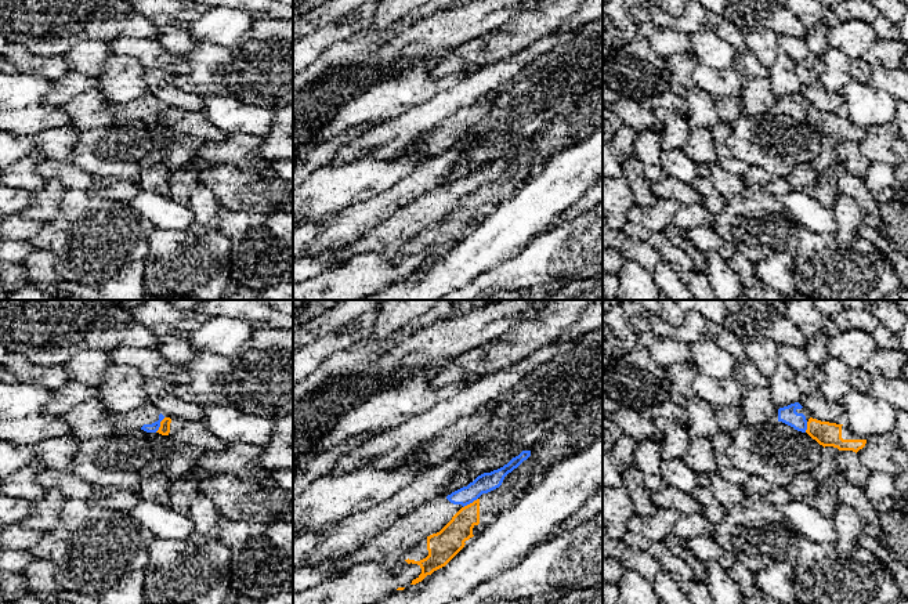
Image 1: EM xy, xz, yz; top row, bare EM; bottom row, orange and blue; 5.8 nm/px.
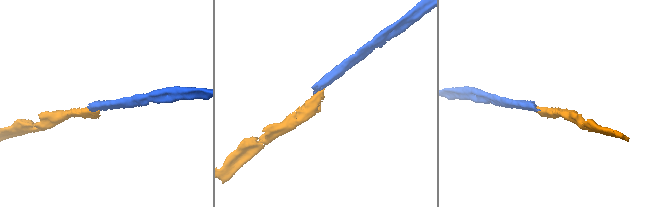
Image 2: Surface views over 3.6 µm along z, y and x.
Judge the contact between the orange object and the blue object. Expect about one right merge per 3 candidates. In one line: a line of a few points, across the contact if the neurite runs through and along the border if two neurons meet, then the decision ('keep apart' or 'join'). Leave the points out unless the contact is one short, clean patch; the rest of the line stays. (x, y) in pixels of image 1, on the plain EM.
line xy (165, 108), (155, 122); keep apart

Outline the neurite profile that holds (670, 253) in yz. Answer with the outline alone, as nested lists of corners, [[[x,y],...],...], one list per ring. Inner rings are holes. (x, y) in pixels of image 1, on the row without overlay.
[[[627,223],[622,231],[633,239],[648,243],[659,253],[662,260],[669,263],[677,272],[695,271],[692,258],[684,250],[673,245],[662,231],[647,229],[632,223]]]

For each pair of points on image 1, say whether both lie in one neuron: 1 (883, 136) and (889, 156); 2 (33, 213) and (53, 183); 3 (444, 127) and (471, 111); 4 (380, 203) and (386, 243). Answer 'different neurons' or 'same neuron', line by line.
1: same neuron
2: same neuron
3: same neuron
4: different neurons

